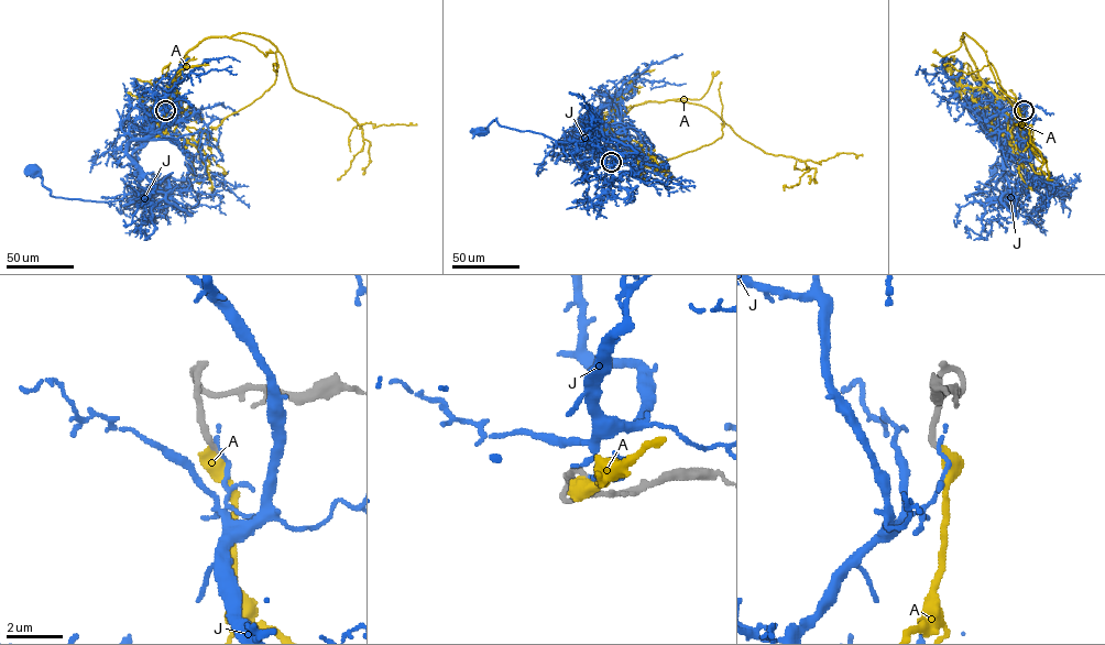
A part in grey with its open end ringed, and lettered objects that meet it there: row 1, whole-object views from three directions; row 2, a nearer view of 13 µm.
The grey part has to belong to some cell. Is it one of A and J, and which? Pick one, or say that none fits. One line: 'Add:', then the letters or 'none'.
Add: A

